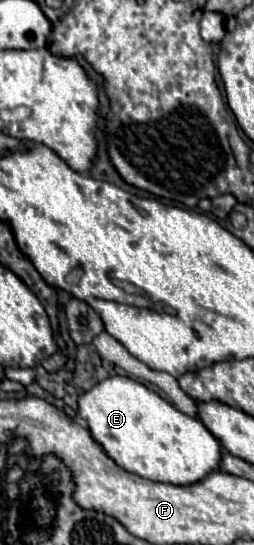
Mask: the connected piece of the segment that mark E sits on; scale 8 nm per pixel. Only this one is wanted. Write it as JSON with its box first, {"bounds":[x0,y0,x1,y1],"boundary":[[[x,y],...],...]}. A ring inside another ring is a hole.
{"bounds":[79,376,221,486],"boundary":[[[113,376],[103,382],[97,382],[91,390],[81,394],[79,398],[79,416],[87,422],[91,438],[105,450],[105,454],[115,460],[123,470],[137,474],[141,478],[153,482],[173,482],[185,486],[185,482],[197,482],[197,478],[205,478],[209,470],[217,470],[217,462],[221,458],[219,440],[205,428],[199,418],[191,418],[179,412],[173,404],[163,400],[159,394],[135,382],[127,376]]]}

